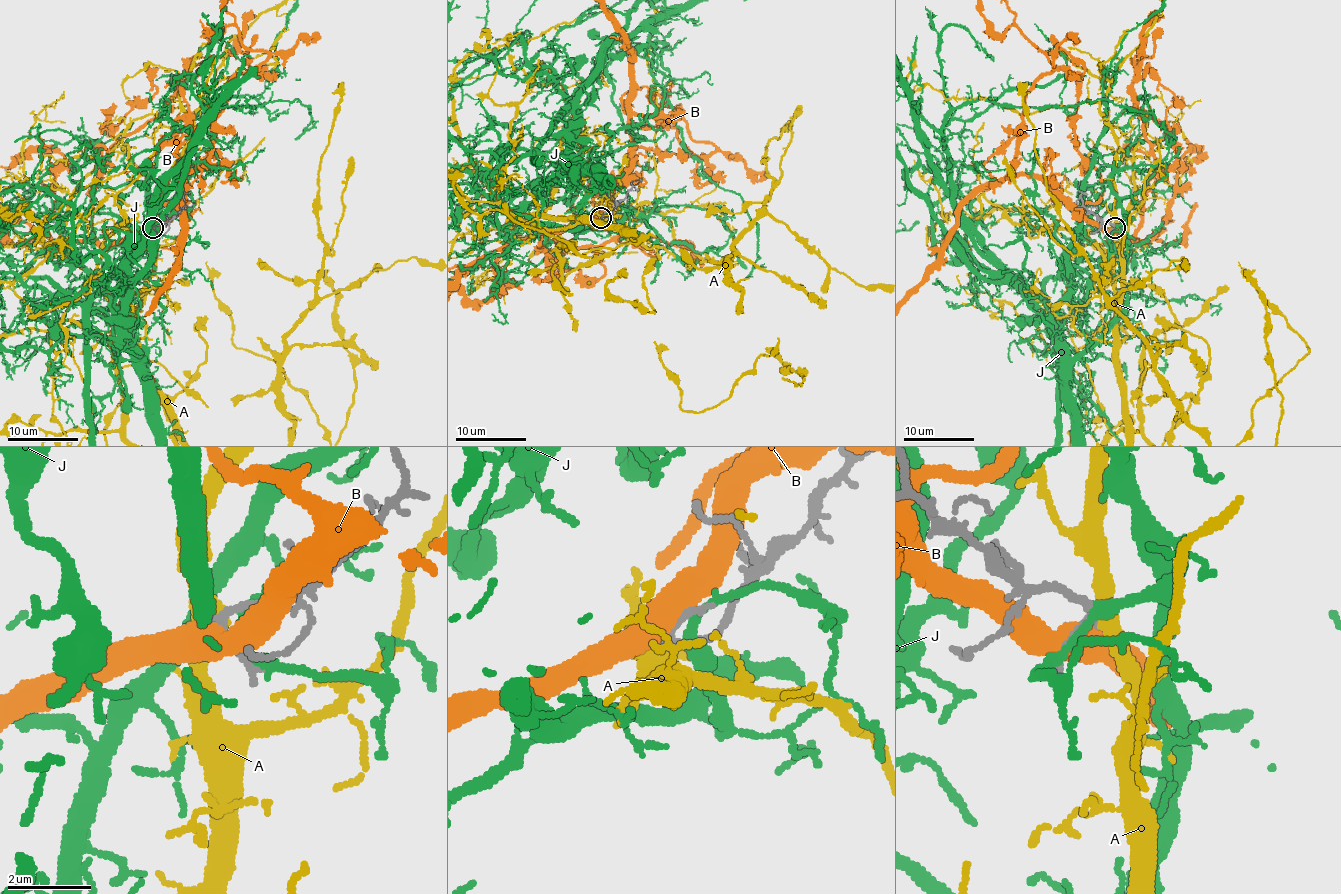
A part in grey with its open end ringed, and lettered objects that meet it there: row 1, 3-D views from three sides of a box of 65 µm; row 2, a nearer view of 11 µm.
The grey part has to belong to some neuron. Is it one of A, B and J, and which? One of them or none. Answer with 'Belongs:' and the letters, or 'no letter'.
Belongs: A

